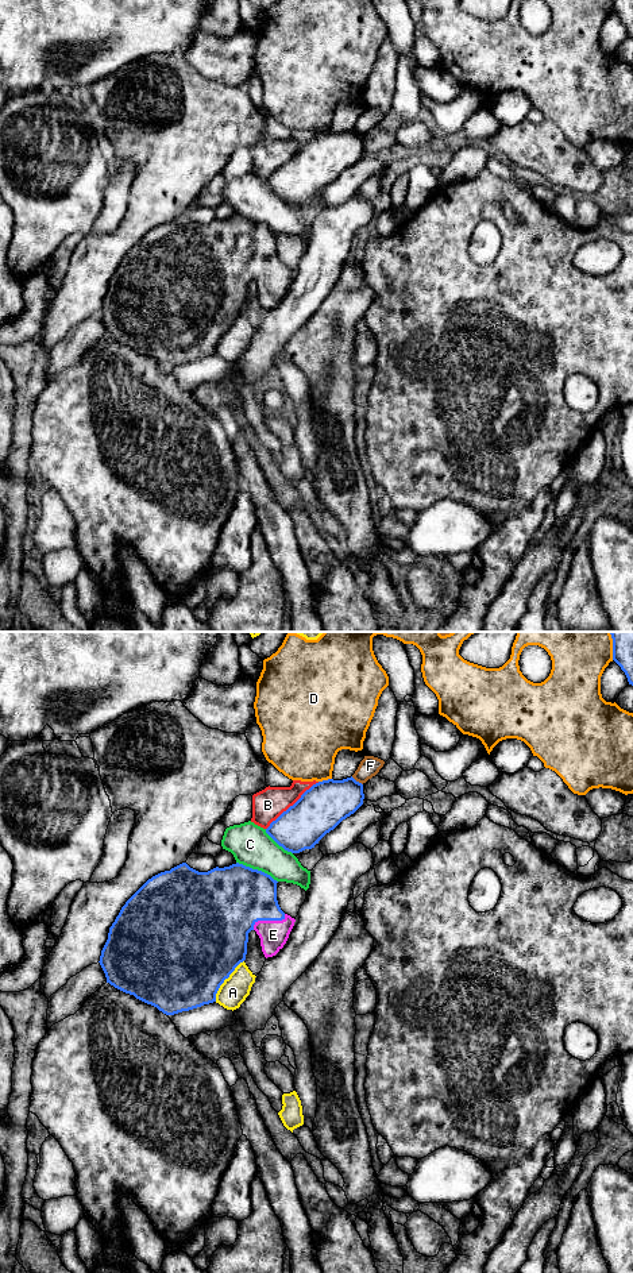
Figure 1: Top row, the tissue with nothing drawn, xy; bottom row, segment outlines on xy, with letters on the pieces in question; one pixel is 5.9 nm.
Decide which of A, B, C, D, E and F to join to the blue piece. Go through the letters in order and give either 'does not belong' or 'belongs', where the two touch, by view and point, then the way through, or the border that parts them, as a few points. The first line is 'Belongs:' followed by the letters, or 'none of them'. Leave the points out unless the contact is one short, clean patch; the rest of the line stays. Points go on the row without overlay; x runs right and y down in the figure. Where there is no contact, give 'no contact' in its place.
Belongs: E
A: does not belong; meets blue in xy at (224, 331)
B: does not belong; meets blue in xy at (293, 157)
C: does not belong; meets blue in xy at (257, 222)
D: does not belong; meets blue in xy at (324, 132)
E: belongs; meets blue in xy at (267, 272); runs through xy (231, 251), (253, 257), (267, 272), (273, 278), (273, 286)
F: does not belong; meets blue in xy at (355, 132)

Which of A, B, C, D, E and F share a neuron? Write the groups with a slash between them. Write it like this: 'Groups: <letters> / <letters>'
Groups: A / B / C / D / E / F

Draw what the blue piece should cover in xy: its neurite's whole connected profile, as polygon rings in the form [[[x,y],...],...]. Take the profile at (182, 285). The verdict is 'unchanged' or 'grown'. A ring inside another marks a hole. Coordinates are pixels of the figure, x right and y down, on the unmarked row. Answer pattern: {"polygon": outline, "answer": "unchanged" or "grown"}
{"polygon": [[[182,215],[153,228],[126,254],[109,279],[99,313],[107,335],[166,367],[216,354],[220,337],[246,312],[251,282],[259,288],[266,310],[286,296],[296,271],[281,262],[277,235],[239,215],[208,224]]], "answer": "grown"}

